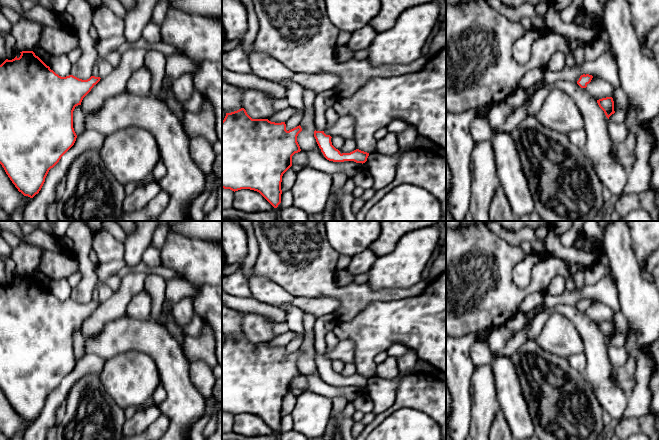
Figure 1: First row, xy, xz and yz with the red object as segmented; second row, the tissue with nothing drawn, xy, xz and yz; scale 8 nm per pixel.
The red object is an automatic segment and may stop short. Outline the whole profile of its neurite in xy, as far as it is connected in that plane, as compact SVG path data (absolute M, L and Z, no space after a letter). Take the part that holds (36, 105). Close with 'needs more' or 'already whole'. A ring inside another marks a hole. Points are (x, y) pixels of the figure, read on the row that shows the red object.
M33 51L20 53L19 58L6 59L0 65L0 164L18 191L33 198L41 190L49 170L74 145L77 135L73 128L73 111L101 78L61 77Z | already whole

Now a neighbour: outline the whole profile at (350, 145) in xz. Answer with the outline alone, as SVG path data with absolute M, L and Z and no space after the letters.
M355 139L345 140L344 145L342 146L340 153L350 153L357 149L357 143Z

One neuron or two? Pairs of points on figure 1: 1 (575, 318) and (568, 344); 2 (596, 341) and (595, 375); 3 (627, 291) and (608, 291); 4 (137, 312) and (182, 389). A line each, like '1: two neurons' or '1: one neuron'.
1: two neurons
2: one neuron
3: two neurons
4: two neurons

